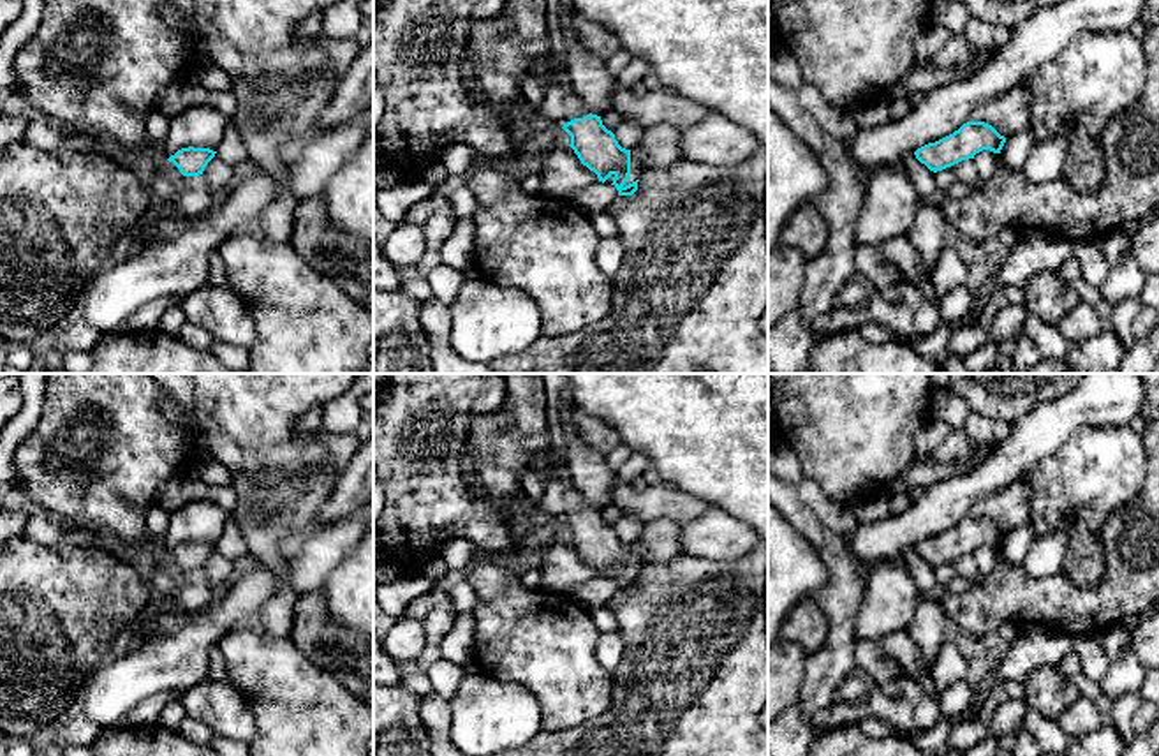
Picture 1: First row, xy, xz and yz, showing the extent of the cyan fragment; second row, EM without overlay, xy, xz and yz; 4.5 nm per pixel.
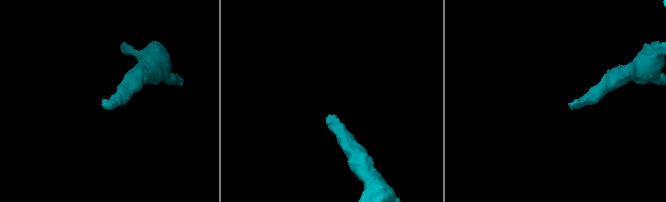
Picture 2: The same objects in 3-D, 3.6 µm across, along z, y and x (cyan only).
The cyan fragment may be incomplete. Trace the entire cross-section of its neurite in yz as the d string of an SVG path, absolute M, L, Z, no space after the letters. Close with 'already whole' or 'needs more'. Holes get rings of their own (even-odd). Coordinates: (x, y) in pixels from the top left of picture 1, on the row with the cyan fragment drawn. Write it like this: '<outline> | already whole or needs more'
M967 122L953 134L928 143L914 152L916 159L930 171L937 173L962 160L974 159L976 153L990 150L1000 153L1006 137L985 122Z | already whole

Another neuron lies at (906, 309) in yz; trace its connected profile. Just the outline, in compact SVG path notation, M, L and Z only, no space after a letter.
M902 278L895 285L877 289L868 305L860 310L833 307L816 319L814 333L821 338L860 330L865 324L888 326L895 338L921 338L937 331L944 319L937 300L930 293Z

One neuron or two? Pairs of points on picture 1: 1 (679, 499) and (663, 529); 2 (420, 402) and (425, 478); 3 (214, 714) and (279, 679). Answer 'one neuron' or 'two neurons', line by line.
1: two neurons
2: one neuron
3: two neurons

